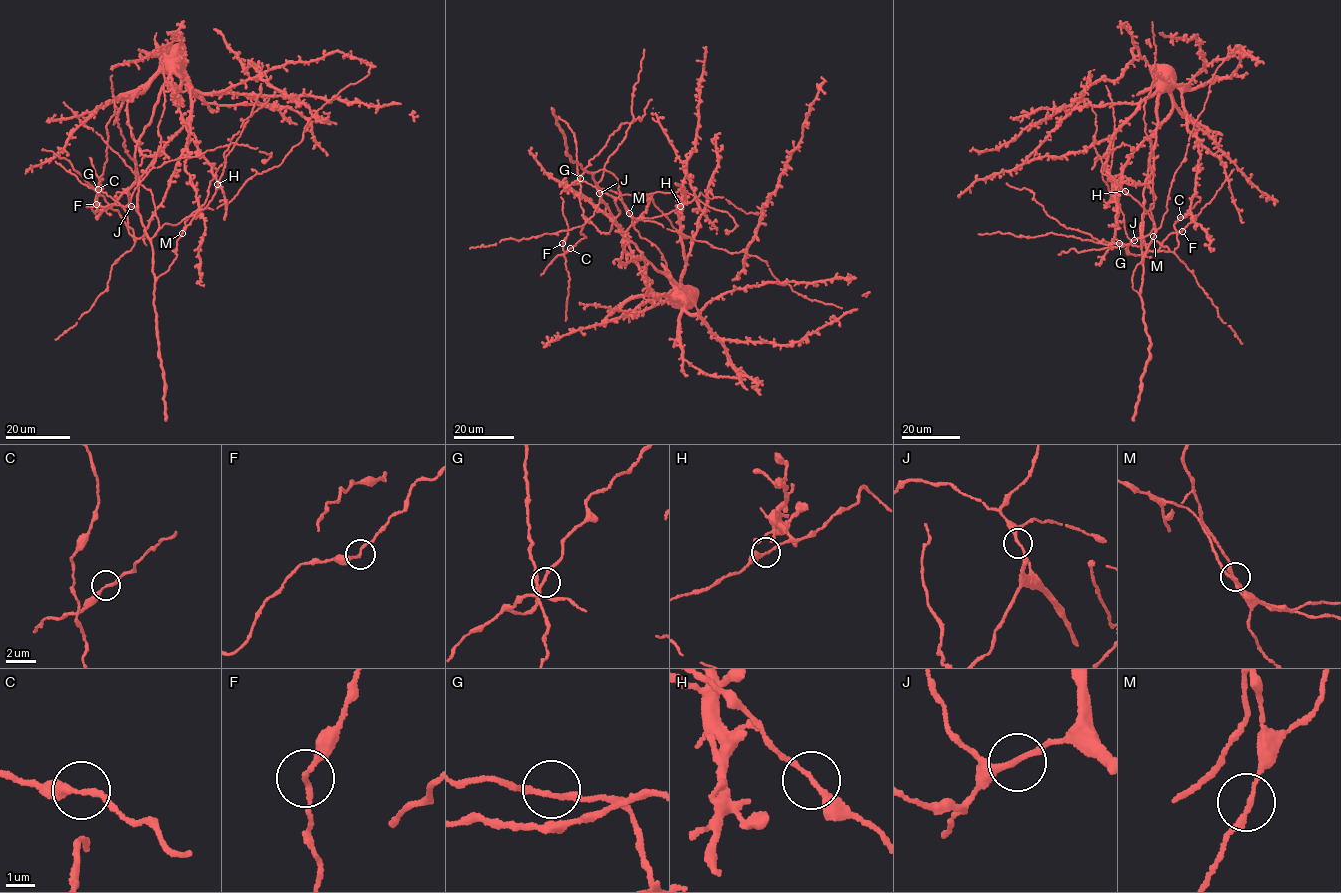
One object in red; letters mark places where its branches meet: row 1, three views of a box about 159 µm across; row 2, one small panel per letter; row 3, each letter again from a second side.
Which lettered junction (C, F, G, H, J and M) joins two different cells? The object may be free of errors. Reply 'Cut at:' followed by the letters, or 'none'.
Cut at: none

